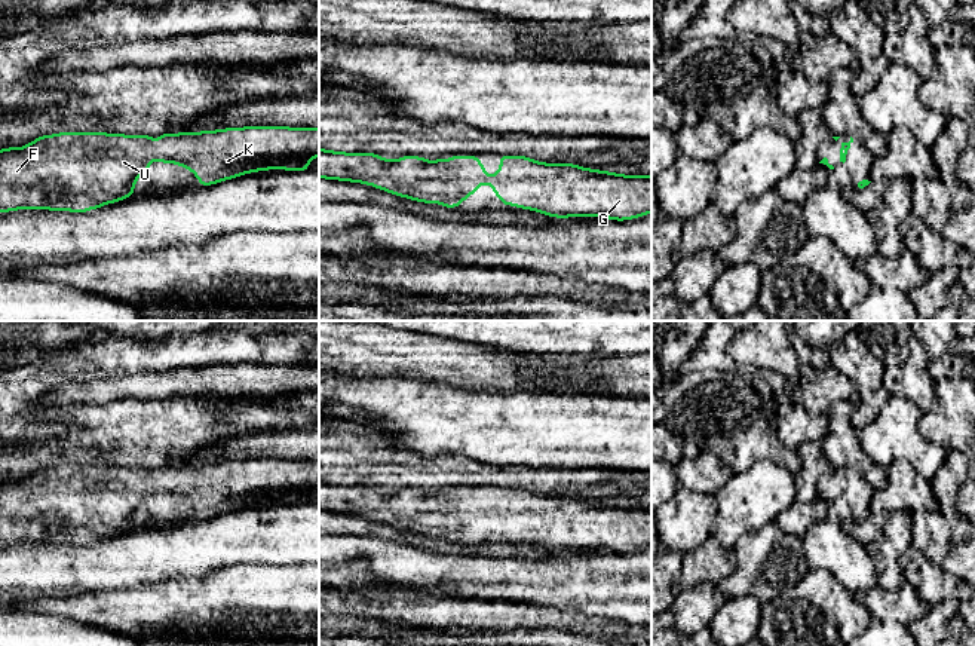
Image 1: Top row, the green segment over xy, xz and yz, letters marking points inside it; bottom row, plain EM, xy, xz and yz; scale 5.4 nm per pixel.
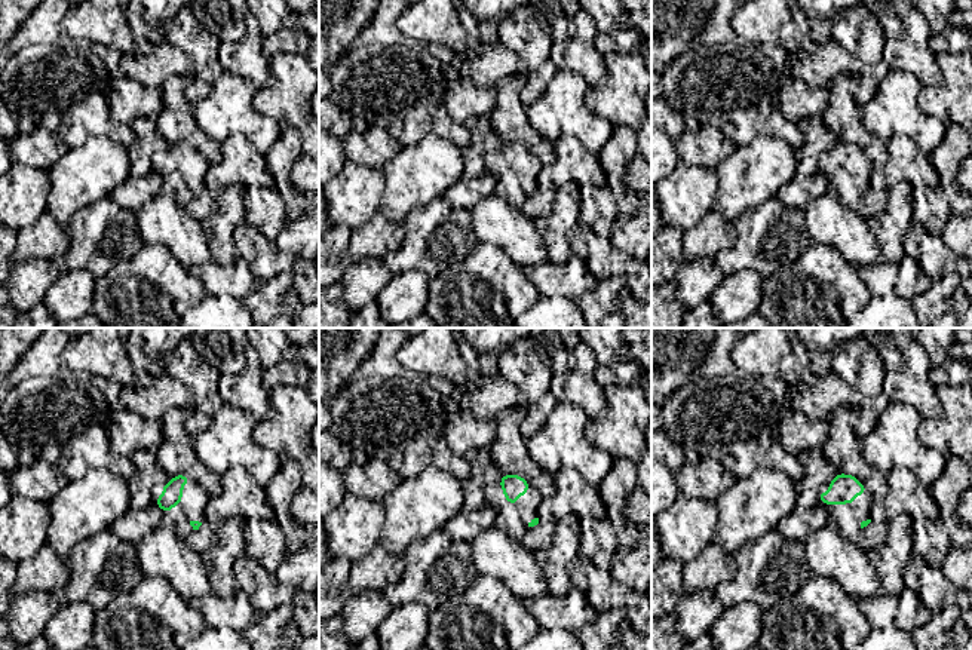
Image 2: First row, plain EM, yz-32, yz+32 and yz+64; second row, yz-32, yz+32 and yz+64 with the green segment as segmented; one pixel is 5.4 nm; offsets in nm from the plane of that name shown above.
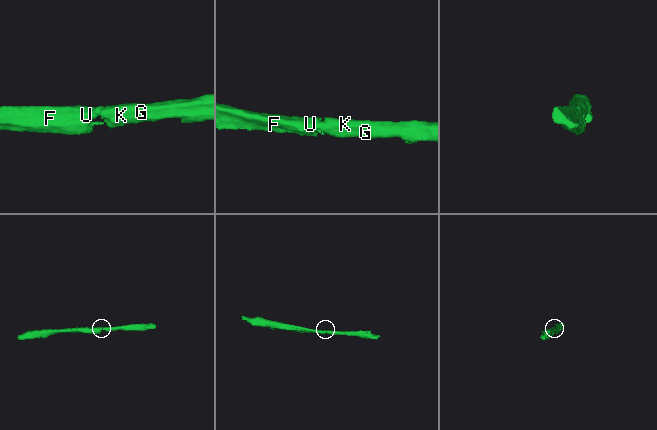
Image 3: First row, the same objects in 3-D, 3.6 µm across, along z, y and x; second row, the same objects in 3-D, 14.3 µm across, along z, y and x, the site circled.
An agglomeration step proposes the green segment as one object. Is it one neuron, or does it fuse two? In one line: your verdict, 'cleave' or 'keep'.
keep

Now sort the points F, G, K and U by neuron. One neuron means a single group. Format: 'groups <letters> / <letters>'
groups F G K U

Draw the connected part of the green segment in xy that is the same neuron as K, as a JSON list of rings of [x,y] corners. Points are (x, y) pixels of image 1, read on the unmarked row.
[[[248,459],[205,465],[183,465],[157,468],[159,477],[147,468],[120,468],[104,465],[61,465],[43,468],[16,481],[0,483],[0,545],[15,542],[53,542],[86,545],[105,536],[134,529],[135,514],[147,506],[151,492],[177,496],[196,506],[202,518],[211,518],[254,503],[282,500],[285,503],[307,503],[309,495],[319,489],[319,460]]]

